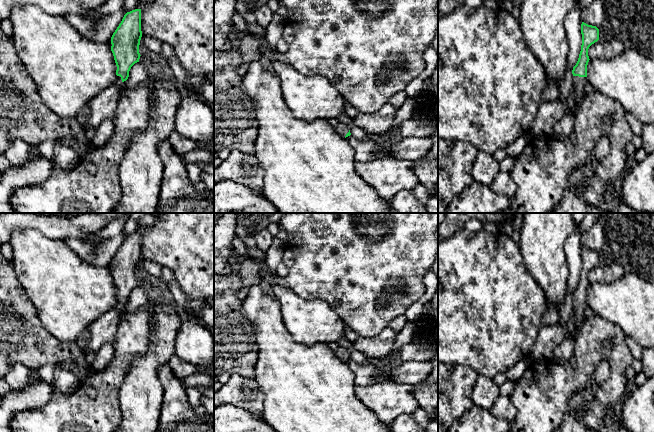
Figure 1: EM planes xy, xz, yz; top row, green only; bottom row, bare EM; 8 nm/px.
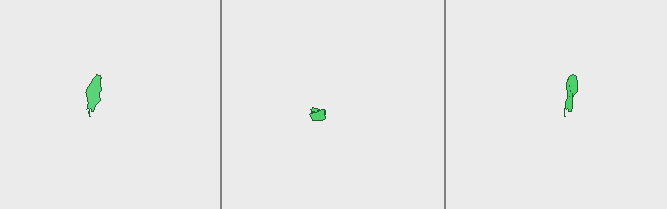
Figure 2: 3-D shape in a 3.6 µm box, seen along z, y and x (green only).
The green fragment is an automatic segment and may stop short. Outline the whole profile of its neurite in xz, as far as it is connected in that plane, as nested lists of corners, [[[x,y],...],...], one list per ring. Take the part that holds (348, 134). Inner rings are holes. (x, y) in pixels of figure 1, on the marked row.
[[[338,123],[336,126],[334,126],[334,129],[343,138],[346,138],[351,135],[350,126],[347,124]]]

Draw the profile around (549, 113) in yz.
[[[559,99],[543,103],[534,124],[527,133],[529,139],[553,135],[553,126],[566,114],[566,101]]]

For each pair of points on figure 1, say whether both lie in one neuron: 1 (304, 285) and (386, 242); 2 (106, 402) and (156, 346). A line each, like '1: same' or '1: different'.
1: same
2: different

